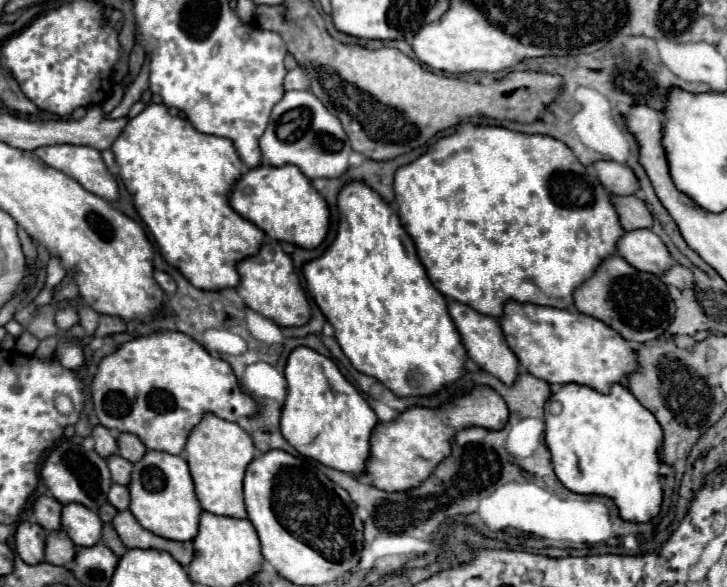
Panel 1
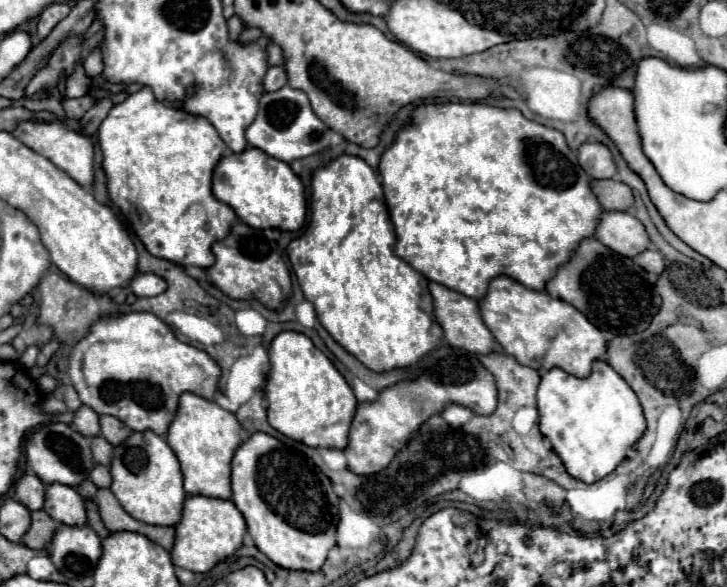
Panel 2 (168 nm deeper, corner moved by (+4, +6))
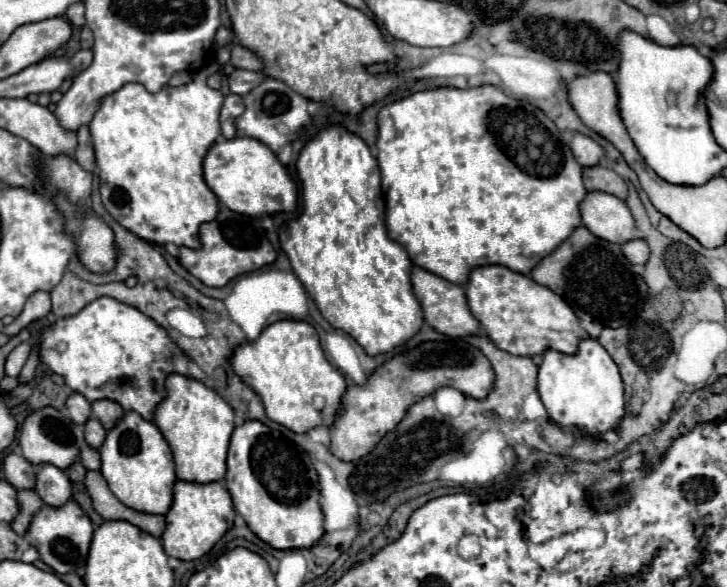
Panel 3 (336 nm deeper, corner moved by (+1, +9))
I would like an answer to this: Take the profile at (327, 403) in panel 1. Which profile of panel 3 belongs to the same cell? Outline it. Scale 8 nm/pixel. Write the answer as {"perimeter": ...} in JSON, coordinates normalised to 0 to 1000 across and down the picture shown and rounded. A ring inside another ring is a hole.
{"perimeter":[[[384,545],[370,552],[354,579],[329,586],[315,620],[320,634],[359,675],[367,712],[403,736],[455,726],[477,661],[469,634],[450,617],[433,559],[420,545]]]}

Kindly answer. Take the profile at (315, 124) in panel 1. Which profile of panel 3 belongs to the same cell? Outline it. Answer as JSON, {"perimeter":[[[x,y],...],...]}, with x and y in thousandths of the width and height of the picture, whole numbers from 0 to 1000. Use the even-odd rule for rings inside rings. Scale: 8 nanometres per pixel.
{"perimeter":[[[367,133],[356,147],[351,147],[345,157],[340,157],[340,164],[334,164],[334,177],[337,177],[337,191],[323,201],[326,228],[351,235],[367,245],[376,259],[381,259],[387,249],[406,239],[411,218],[422,215],[428,204],[422,191],[422,167],[411,164],[395,143],[378,133]]]}

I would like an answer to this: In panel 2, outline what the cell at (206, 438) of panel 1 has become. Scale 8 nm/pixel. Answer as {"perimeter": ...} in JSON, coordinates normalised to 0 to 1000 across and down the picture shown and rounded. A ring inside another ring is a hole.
{"perimeter":[[[253,670],[248,676],[248,693],[242,714],[237,717],[231,741],[231,758],[239,765],[253,809],[253,836],[259,843],[281,843],[292,850],[316,850],[316,809],[319,809],[319,775],[330,761],[330,721],[327,714],[308,700],[300,687],[283,683],[267,670]]]}

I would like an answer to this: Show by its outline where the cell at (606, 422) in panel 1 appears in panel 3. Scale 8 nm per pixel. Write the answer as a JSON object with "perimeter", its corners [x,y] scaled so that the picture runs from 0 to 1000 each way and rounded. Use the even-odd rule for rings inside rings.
{"perimeter":[[[818,576],[796,579],[791,603],[750,596],[739,634],[739,668],[755,702],[755,712],[780,733],[829,739],[835,733],[846,733],[860,709],[851,627]]]}

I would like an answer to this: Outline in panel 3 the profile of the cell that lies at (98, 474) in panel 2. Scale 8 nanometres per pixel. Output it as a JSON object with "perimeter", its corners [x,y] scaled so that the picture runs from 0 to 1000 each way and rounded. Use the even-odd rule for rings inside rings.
{"perimeter":[[[117,760],[114,770],[109,773],[111,780],[111,790],[120,797],[120,801],[136,801],[139,797],[139,784],[136,784],[136,770],[125,760]]]}

